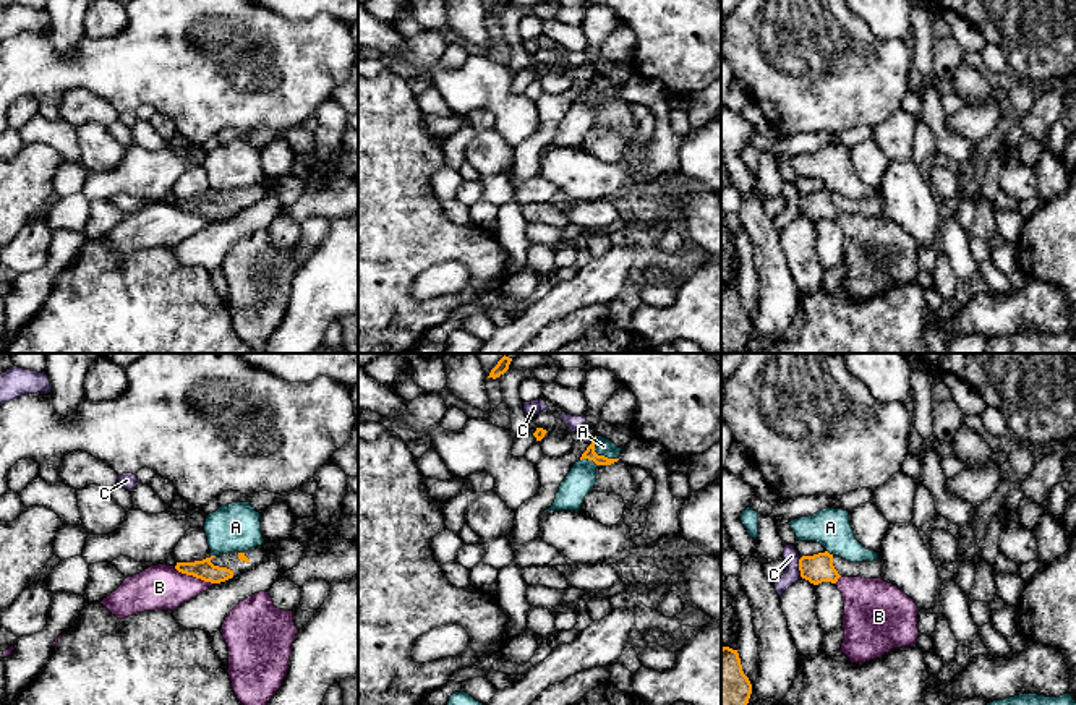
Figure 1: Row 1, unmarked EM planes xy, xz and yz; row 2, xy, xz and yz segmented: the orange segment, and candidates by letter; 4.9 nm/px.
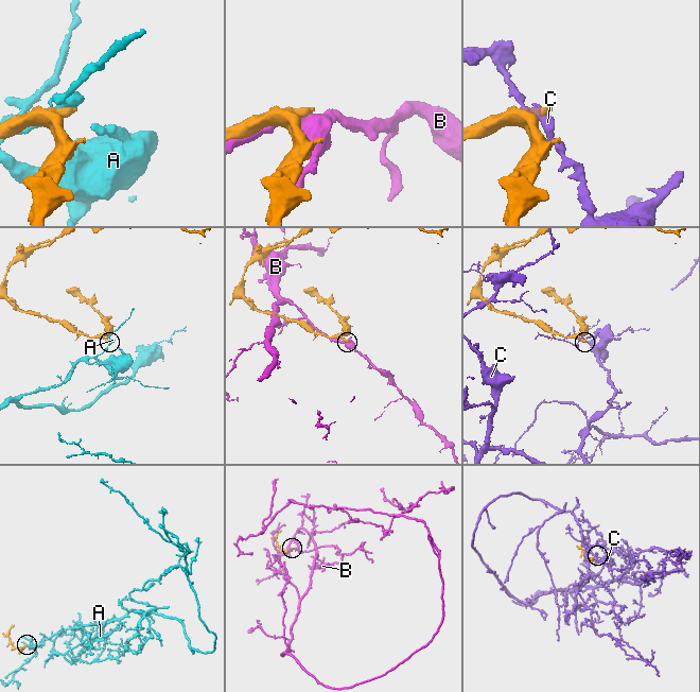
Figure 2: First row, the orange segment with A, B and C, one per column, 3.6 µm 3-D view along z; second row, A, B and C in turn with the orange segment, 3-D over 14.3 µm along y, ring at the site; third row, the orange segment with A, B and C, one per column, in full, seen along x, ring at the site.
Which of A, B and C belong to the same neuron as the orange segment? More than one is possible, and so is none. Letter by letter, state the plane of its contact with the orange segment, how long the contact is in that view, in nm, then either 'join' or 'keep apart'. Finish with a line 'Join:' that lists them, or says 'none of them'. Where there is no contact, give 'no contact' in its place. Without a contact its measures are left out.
A: contact in xz; length 170 nm; keep apart
B: contact in xy; length 220 nm; keep apart
C: contact in yz; length 100 nm; keep apart
Join: none of them

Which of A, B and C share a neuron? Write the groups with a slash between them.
A / B / C

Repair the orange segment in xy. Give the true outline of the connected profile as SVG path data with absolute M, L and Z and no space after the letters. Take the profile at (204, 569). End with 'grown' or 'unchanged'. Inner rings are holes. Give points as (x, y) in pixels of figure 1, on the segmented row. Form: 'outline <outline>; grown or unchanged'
outline M261 545L243 553L235 551L194 562L177 562L175 569L204 582L220 583L263 564L266 559L267 551Z; grown

